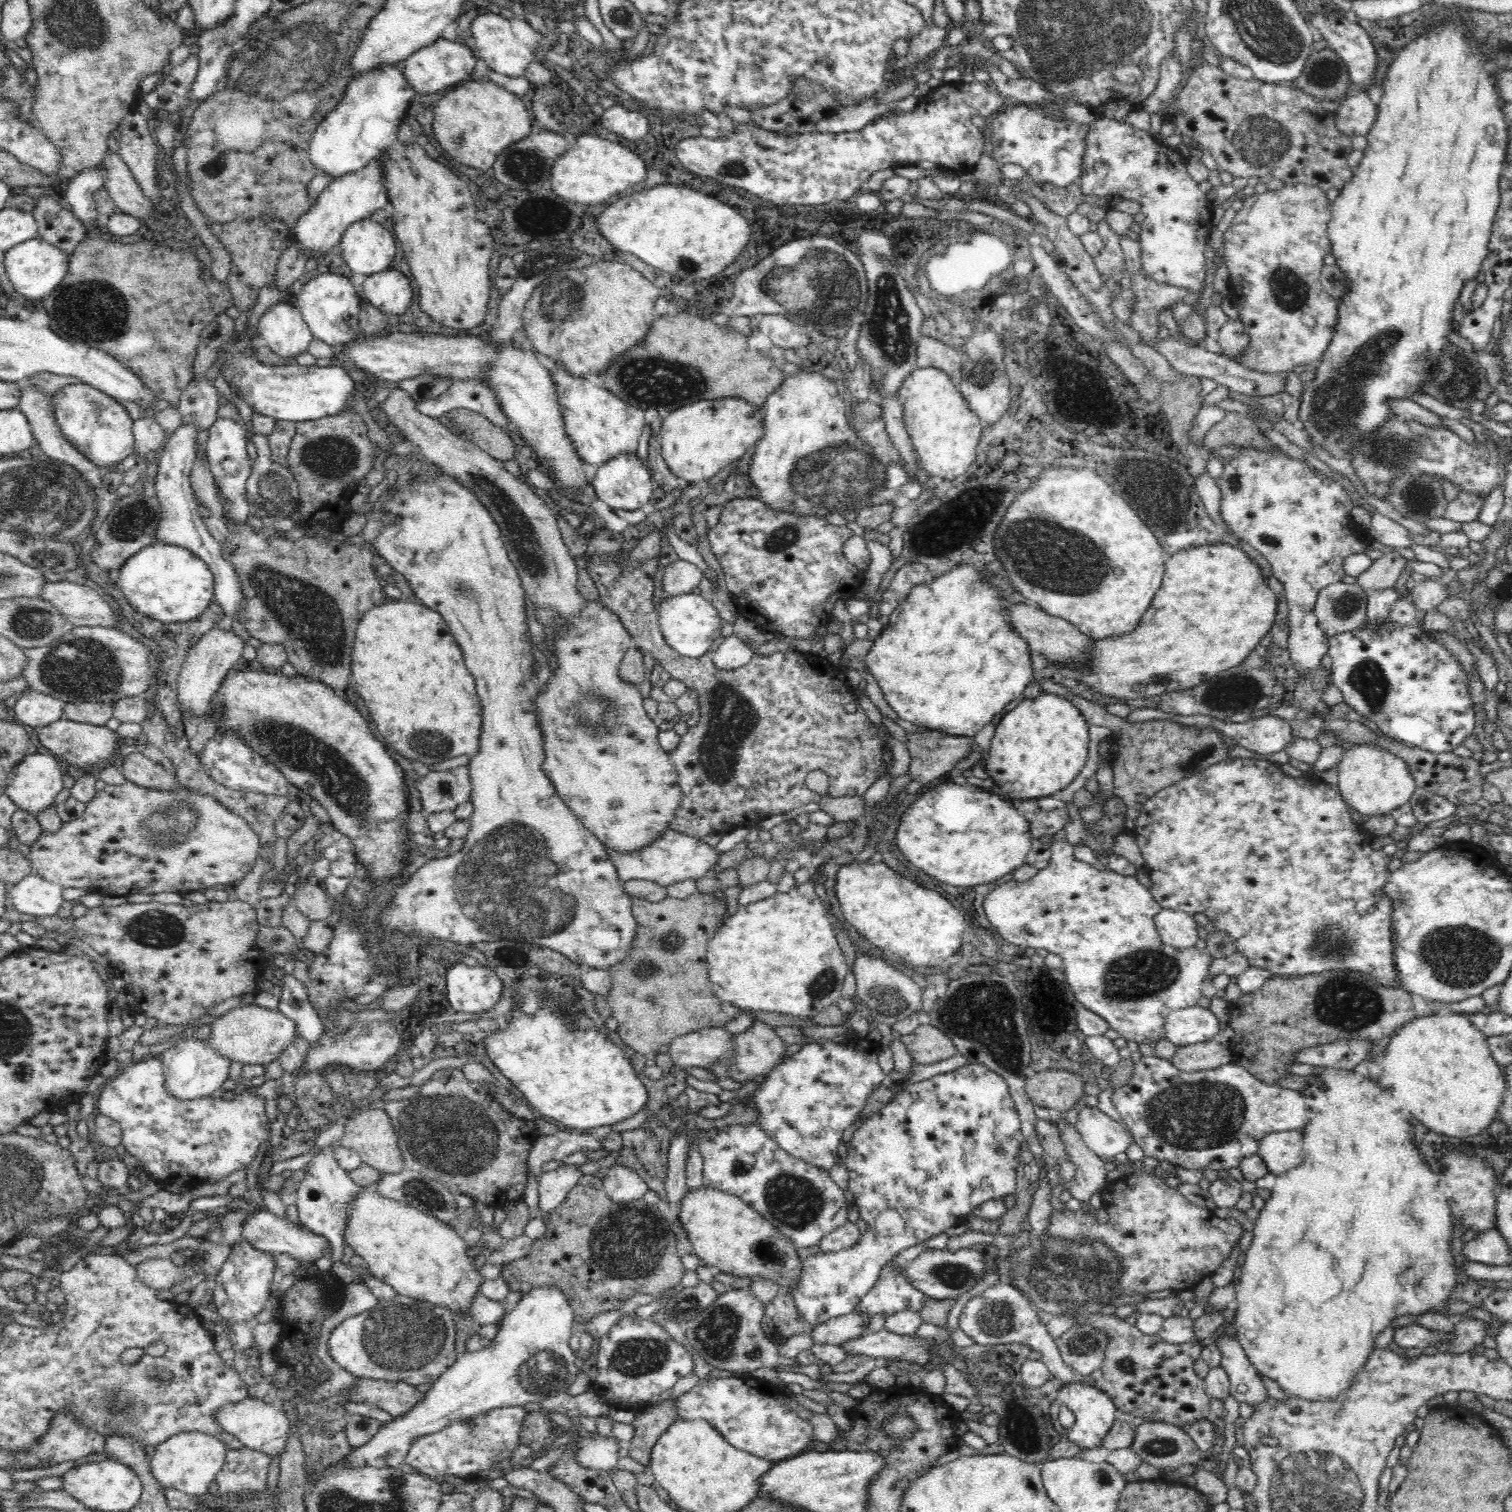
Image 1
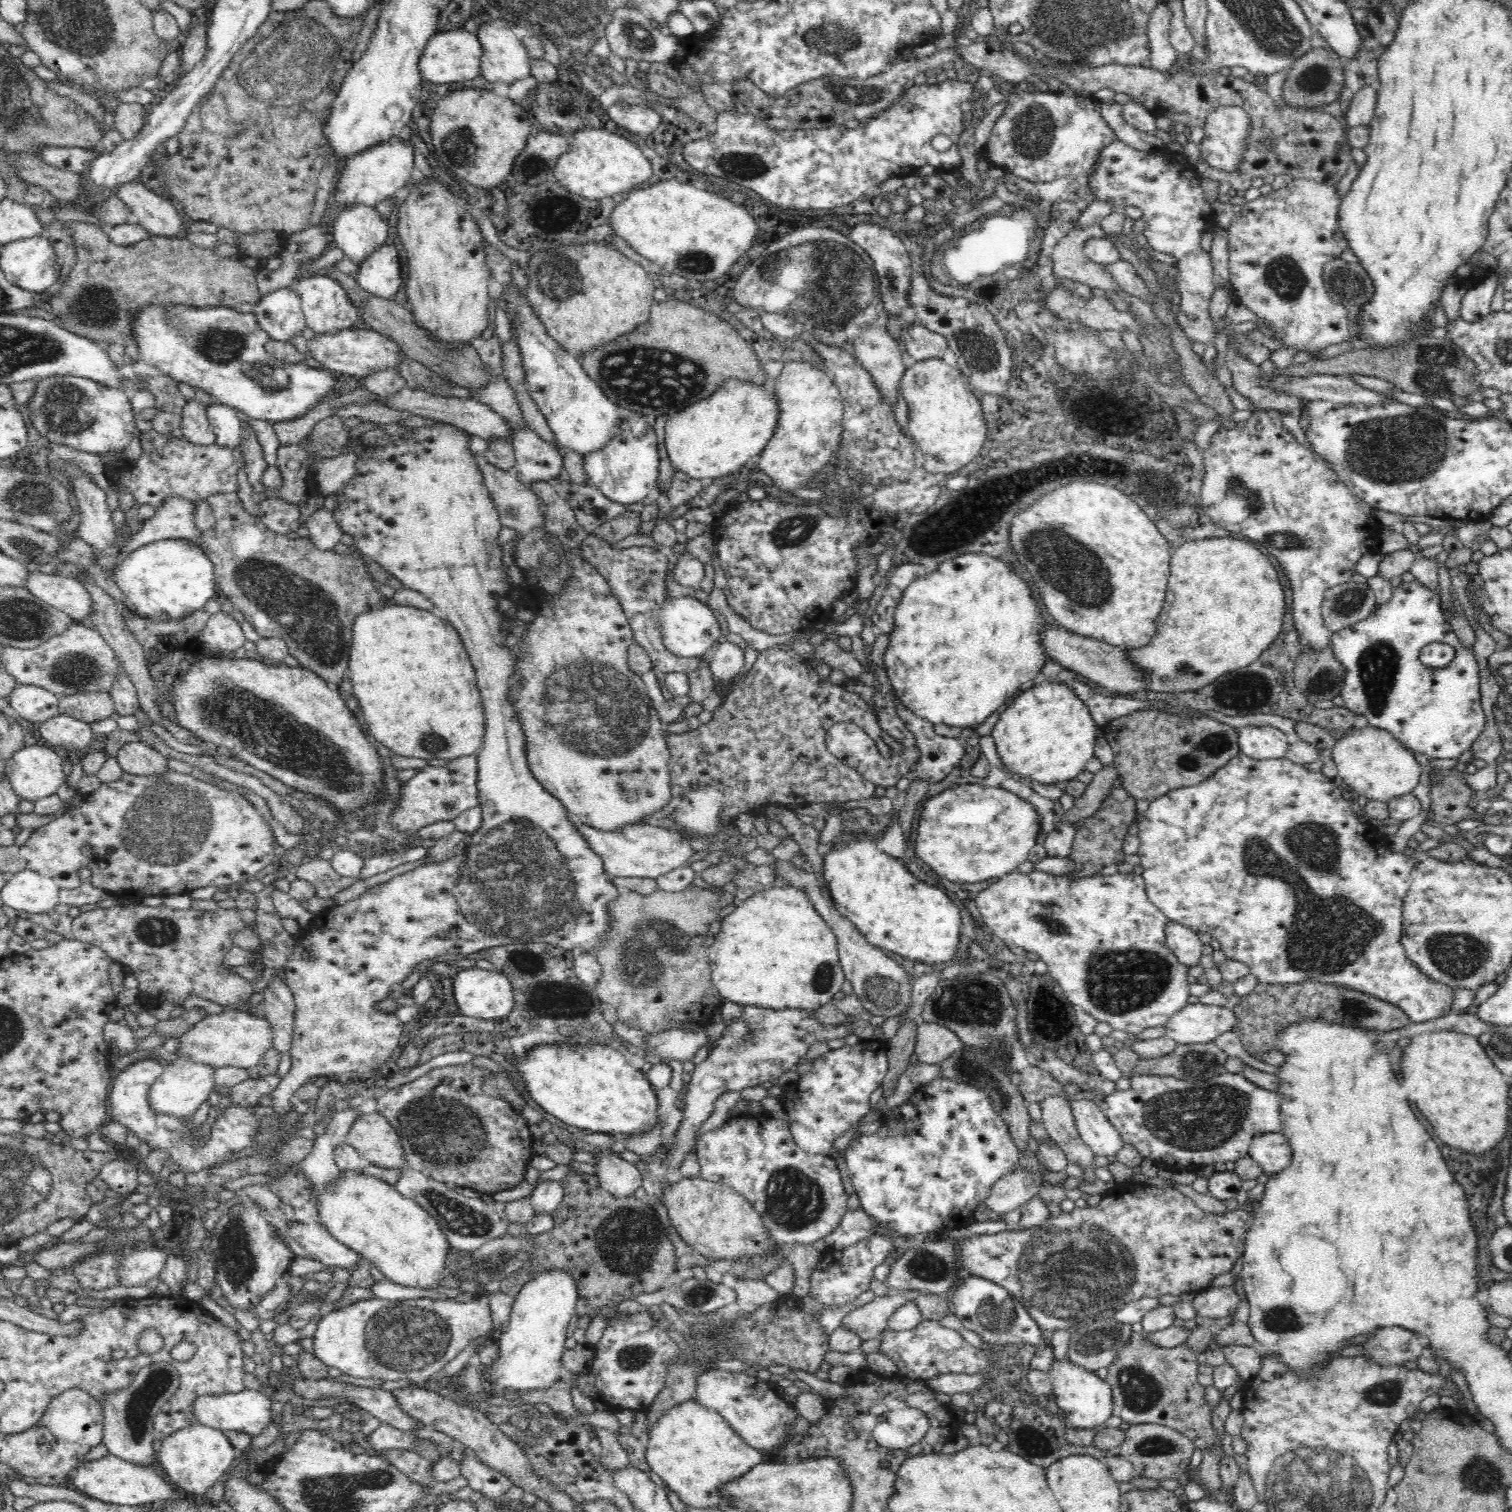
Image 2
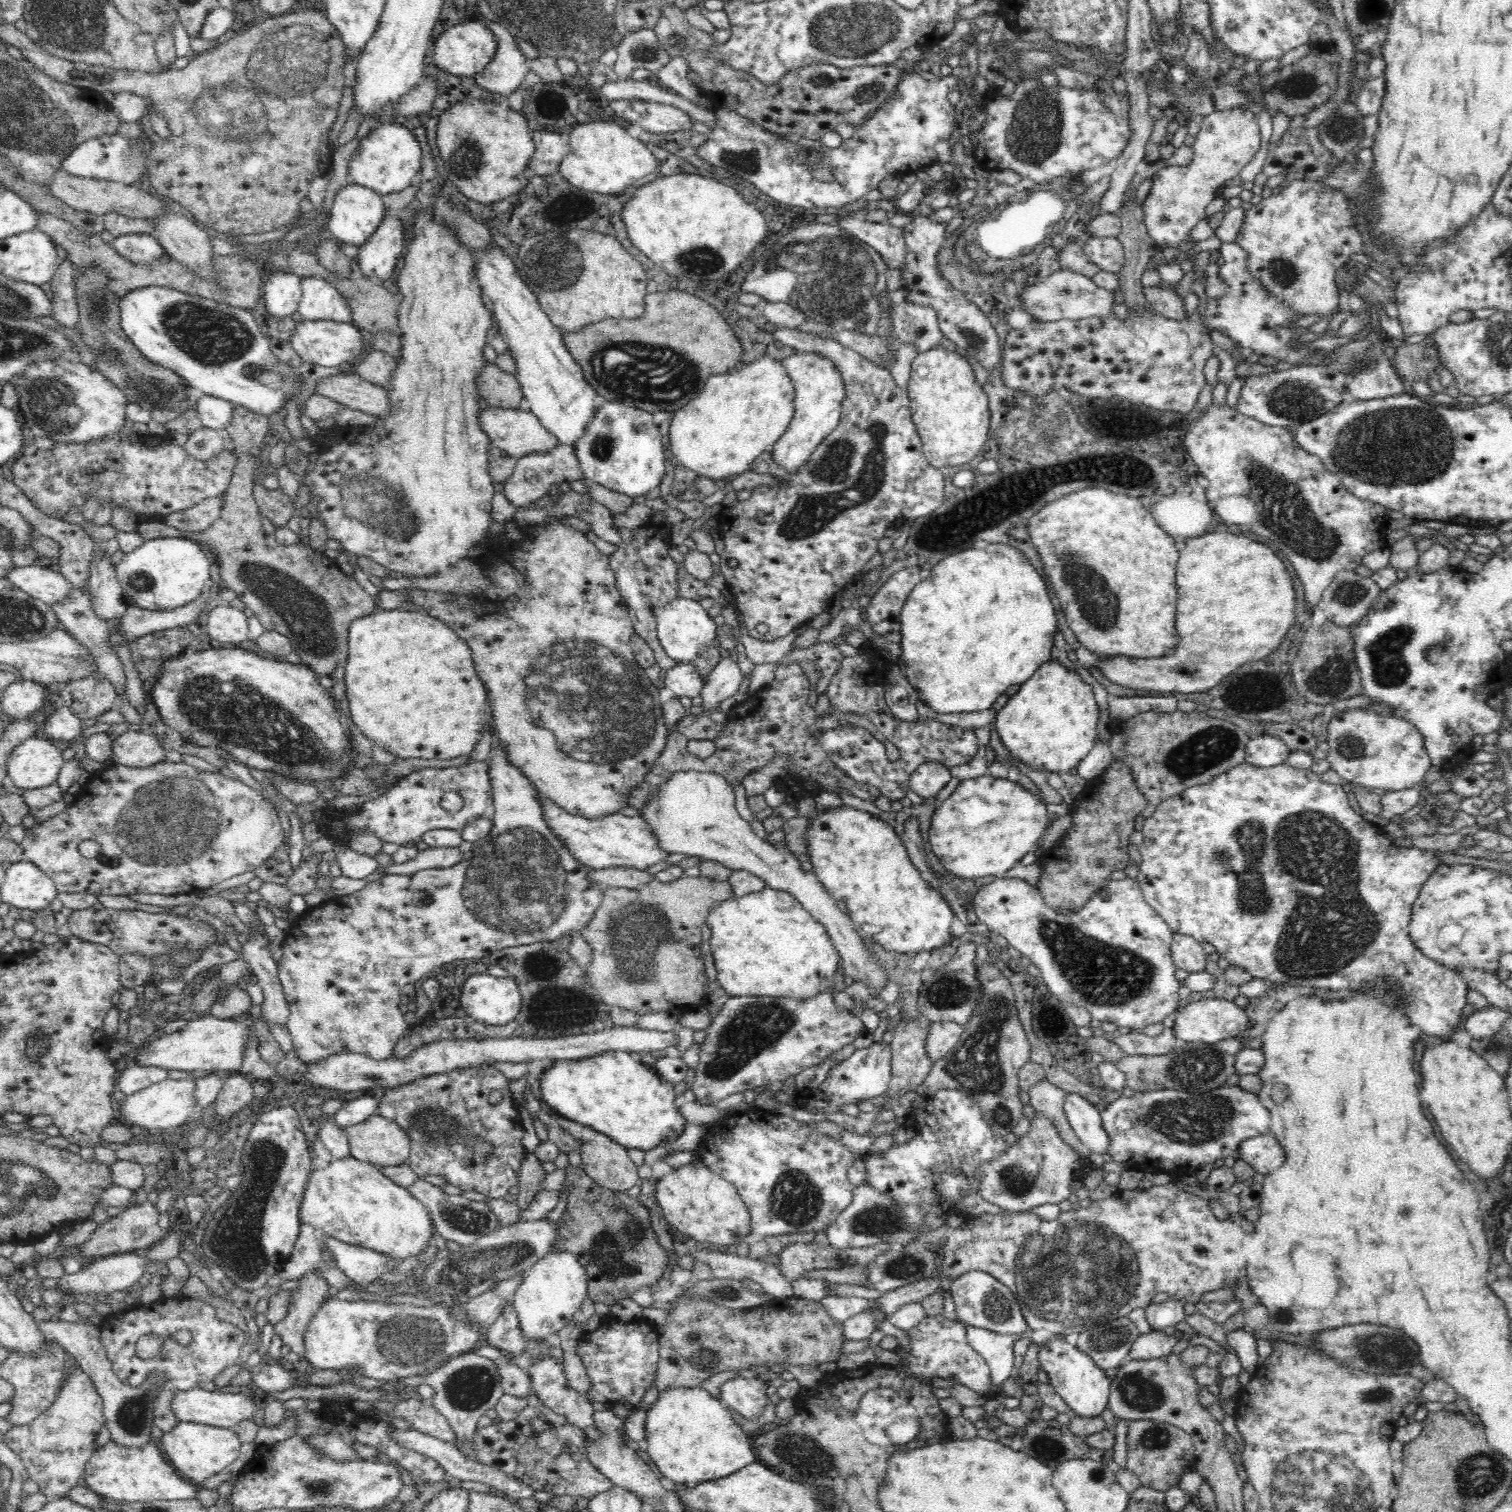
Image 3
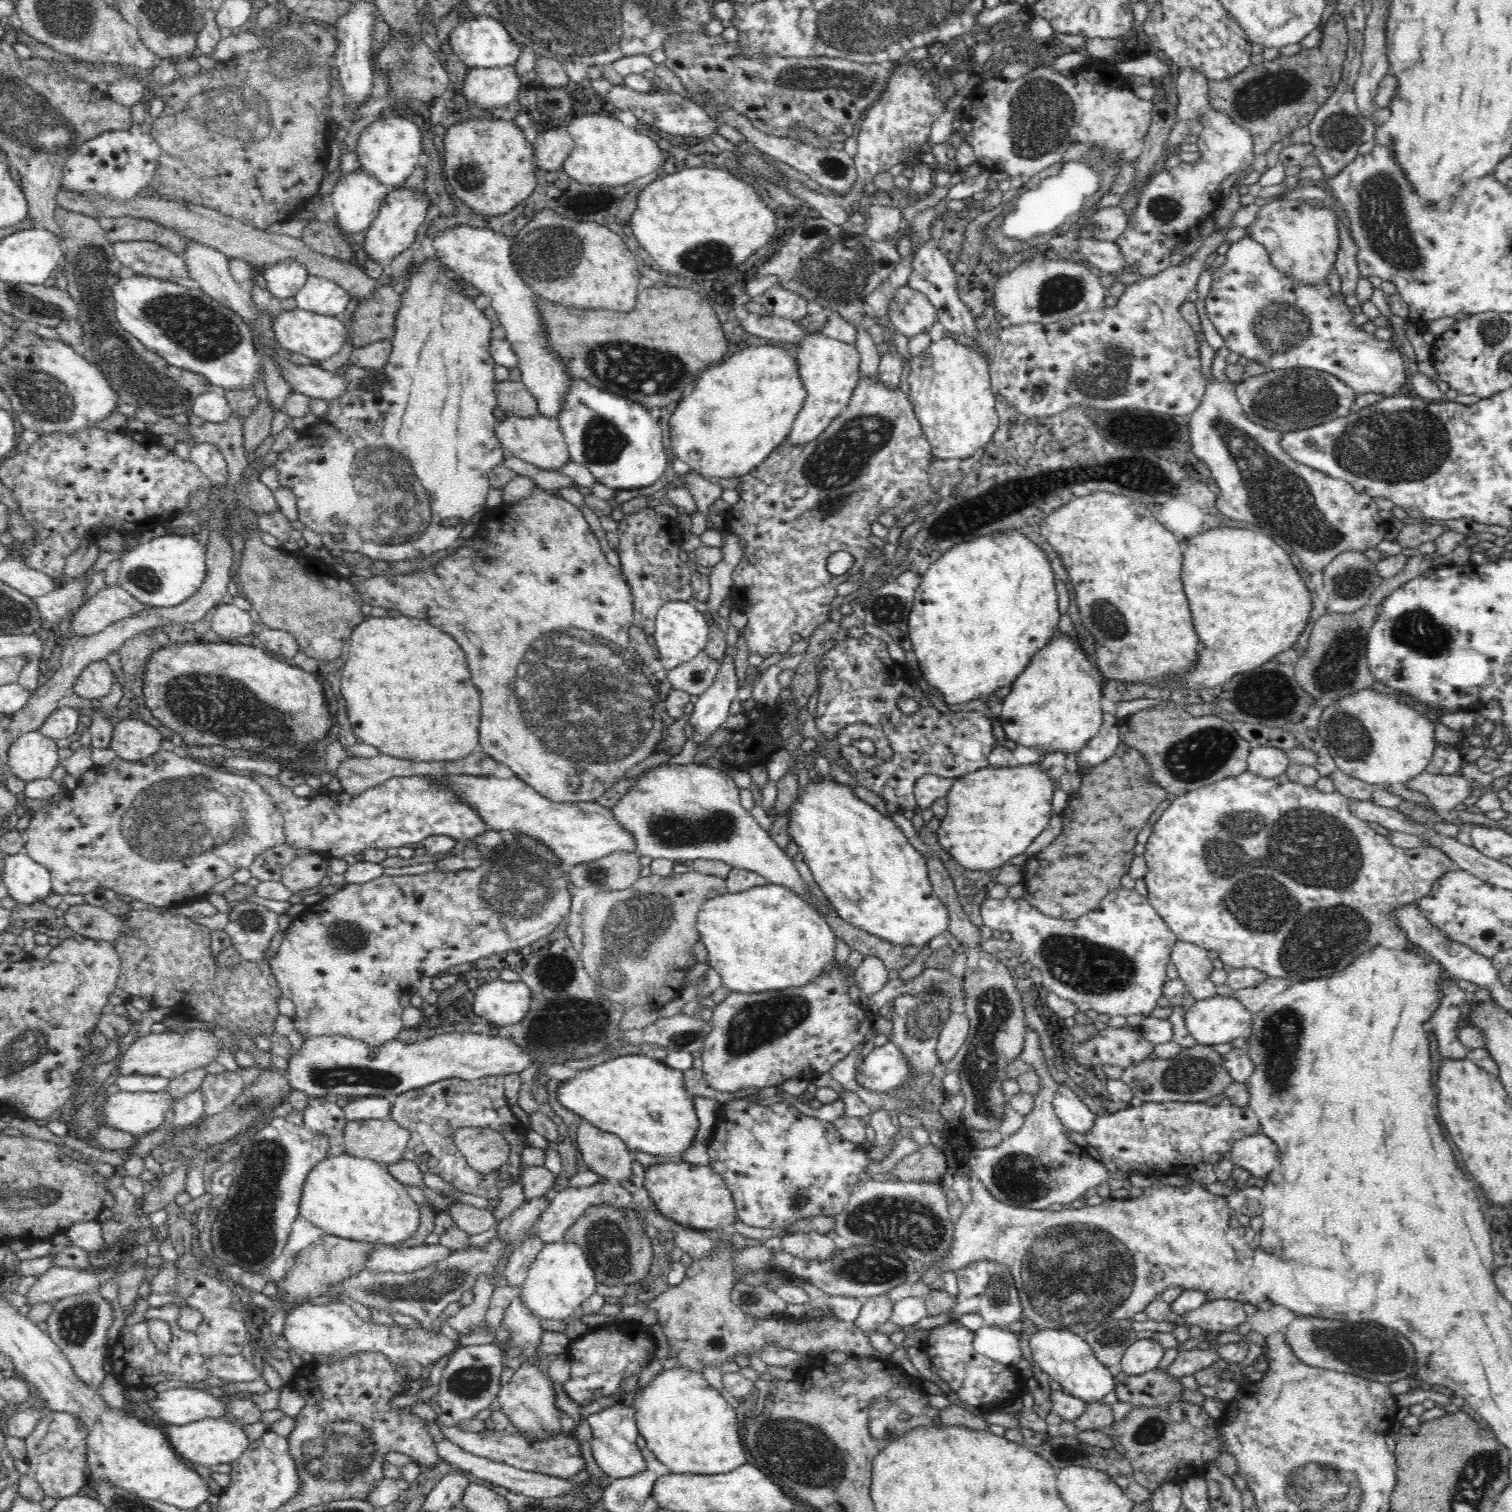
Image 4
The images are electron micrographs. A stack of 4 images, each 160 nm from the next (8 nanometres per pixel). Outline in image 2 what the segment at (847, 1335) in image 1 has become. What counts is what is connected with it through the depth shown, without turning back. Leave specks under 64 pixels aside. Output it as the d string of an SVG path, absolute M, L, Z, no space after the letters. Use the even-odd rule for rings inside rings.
M908 1290L890 1292L883 1297L876 1296L872 1302L851 1310L842 1318L839 1328L845 1326L848 1330L853 1330L863 1341L879 1338L881 1332L888 1328L890 1316L922 1293L924 1292L919 1290Z

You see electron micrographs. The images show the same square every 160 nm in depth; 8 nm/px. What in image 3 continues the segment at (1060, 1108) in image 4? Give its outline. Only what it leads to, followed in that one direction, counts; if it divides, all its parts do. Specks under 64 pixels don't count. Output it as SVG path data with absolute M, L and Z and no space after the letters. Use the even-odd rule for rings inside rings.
M1067 1093L1064 1113L1076 1136L1091 1152L1106 1153L1110 1146L1110 1137L1104 1131L1101 1110L1081 1095Z

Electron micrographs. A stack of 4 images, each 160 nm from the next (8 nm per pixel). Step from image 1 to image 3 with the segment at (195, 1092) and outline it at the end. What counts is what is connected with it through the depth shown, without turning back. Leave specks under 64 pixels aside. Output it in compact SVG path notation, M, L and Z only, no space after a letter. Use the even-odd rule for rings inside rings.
M166 1077L158 1084L152 1084L131 1096L128 1096L120 1108L116 1107L118 1114L123 1114L117 1120L133 1128L150 1130L150 1128L169 1129L173 1131L176 1127L182 1126L188 1118L195 1113L194 1092L196 1091L196 1078L174 1080Z

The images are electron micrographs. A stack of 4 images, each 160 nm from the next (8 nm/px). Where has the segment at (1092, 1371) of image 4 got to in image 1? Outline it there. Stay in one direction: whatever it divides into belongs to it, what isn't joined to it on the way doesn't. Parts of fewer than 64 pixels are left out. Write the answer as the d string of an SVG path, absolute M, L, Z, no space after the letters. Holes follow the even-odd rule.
M1072 1382L1062 1386L1057 1394L1057 1397L1052 1401L1050 1414L1054 1429L1061 1439L1067 1439L1070 1443L1080 1447L1083 1451L1094 1450L1103 1444L1107 1433L1112 1429L1112 1424L1116 1416L1117 1408L1110 1396L1100 1388L1090 1386L1089 1384L1080 1384L1079 1382ZM1062 1406L1066 1406L1072 1410L1075 1416L1075 1423L1072 1428L1066 1430L1058 1421L1058 1411Z

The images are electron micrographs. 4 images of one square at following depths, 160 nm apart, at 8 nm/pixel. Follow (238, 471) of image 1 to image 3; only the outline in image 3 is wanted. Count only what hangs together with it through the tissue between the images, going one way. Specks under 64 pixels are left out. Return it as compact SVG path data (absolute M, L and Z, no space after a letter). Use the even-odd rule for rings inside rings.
M200 395L196 410L204 427L214 430L226 429L232 422L234 405L216 396Z

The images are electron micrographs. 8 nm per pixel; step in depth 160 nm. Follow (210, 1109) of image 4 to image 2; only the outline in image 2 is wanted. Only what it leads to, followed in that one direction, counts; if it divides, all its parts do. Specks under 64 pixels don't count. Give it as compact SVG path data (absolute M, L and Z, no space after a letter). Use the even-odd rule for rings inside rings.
M275 1074L266 1075L258 1079L246 1078L230 1090L232 1104L237 1106L258 1106L262 1096L269 1096L279 1086L281 1078Z

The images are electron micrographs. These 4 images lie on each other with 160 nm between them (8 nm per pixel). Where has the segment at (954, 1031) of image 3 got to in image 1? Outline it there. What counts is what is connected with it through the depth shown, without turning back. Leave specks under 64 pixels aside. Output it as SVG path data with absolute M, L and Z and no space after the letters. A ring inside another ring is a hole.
M922 1024L914 1032L902 1036L910 1056L916 1064L934 1064L956 1056L952 1040L932 1024Z

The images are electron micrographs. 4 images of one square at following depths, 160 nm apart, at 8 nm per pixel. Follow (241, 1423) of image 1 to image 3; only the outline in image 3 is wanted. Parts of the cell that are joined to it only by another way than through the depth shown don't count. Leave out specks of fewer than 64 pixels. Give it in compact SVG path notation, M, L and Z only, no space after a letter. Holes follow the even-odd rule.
M196 1387L184 1392L178 1392L172 1400L172 1409L174 1409L174 1416L178 1417L179 1421L232 1429L236 1424L240 1424L244 1420L250 1420L259 1408L248 1391L230 1393Z

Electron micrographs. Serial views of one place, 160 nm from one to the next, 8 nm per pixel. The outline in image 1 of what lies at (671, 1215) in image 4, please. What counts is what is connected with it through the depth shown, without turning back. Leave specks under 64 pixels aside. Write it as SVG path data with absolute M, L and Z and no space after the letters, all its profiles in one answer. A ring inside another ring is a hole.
M702 1185L699 1189L686 1192L682 1198L679 1220L702 1264L715 1266L734 1276L769 1278L781 1288L790 1288L800 1282L802 1260L792 1240L783 1236L741 1198Z

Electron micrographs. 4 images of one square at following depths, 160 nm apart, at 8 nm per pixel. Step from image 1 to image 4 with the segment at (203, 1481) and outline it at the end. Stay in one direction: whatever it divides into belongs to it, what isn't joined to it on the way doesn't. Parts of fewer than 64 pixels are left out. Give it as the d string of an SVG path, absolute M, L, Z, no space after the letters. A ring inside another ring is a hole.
M206 1418L198 1420L198 1422L183 1424L182 1426L162 1422L161 1428L166 1434L168 1441L172 1444L172 1447L174 1447L176 1455L190 1467L193 1464L209 1467L239 1462L243 1456L243 1452L251 1444L251 1440L247 1438L244 1432L245 1428L234 1426L227 1418Z

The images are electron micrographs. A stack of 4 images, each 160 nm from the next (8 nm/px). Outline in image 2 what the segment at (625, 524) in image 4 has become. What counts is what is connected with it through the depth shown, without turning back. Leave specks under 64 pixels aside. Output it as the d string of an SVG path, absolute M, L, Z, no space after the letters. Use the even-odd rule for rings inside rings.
M592 534L582 542L580 548L582 548L581 557L588 564L596 567L609 583L611 593L619 600L624 615L629 620L635 643L646 649L653 668L666 673L682 672L687 675L698 670L702 655L686 658L676 656L666 648L662 640L659 613L669 598L666 585L671 574L666 551L655 550L650 546L616 548Z

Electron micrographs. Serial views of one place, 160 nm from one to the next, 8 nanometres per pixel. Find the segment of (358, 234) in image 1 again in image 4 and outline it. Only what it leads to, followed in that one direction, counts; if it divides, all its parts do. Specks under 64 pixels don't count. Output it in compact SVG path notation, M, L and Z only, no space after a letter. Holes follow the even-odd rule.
M360 168L341 176L331 194L335 220L348 236L366 232L376 218L390 189Z

